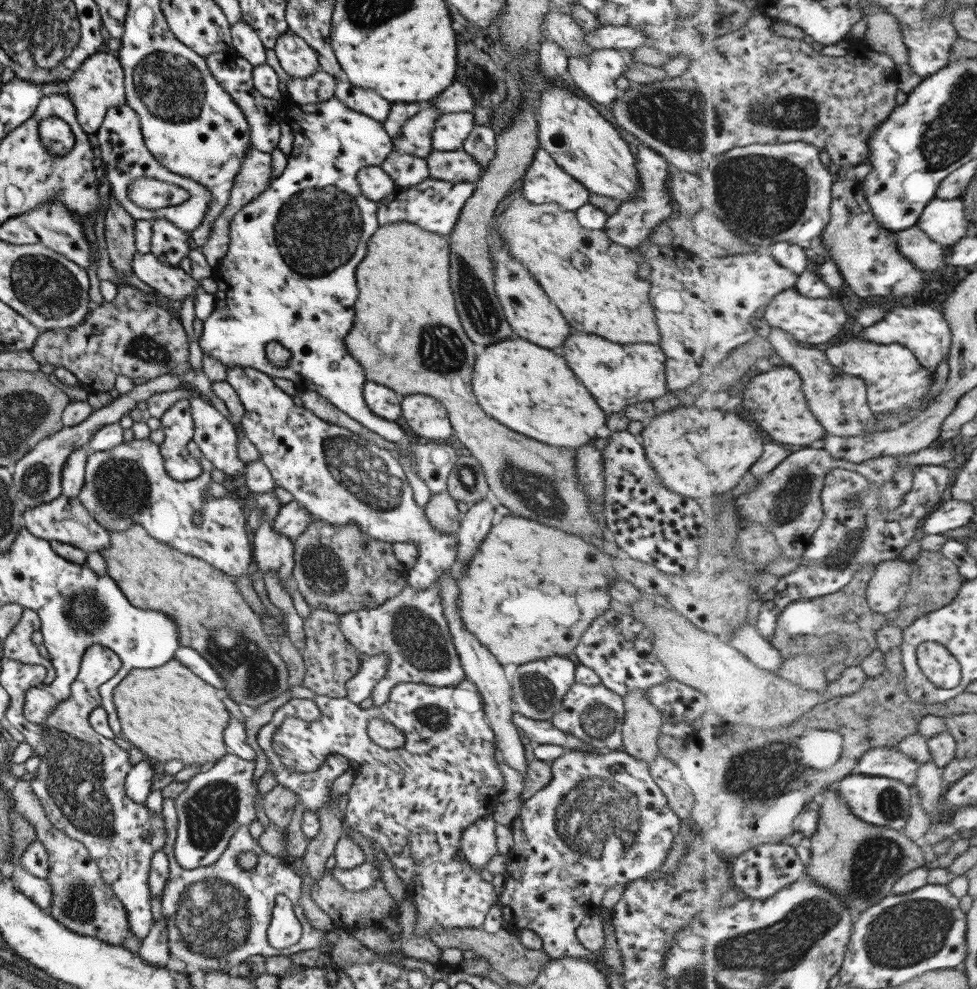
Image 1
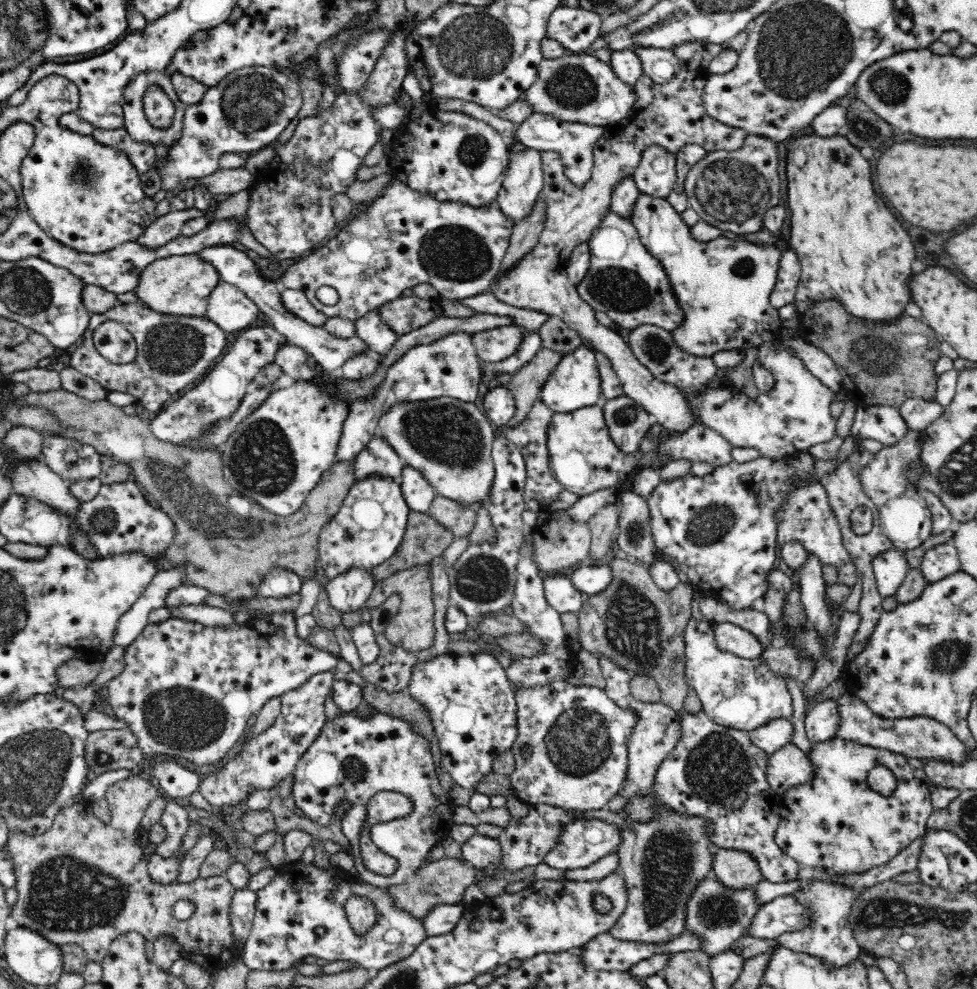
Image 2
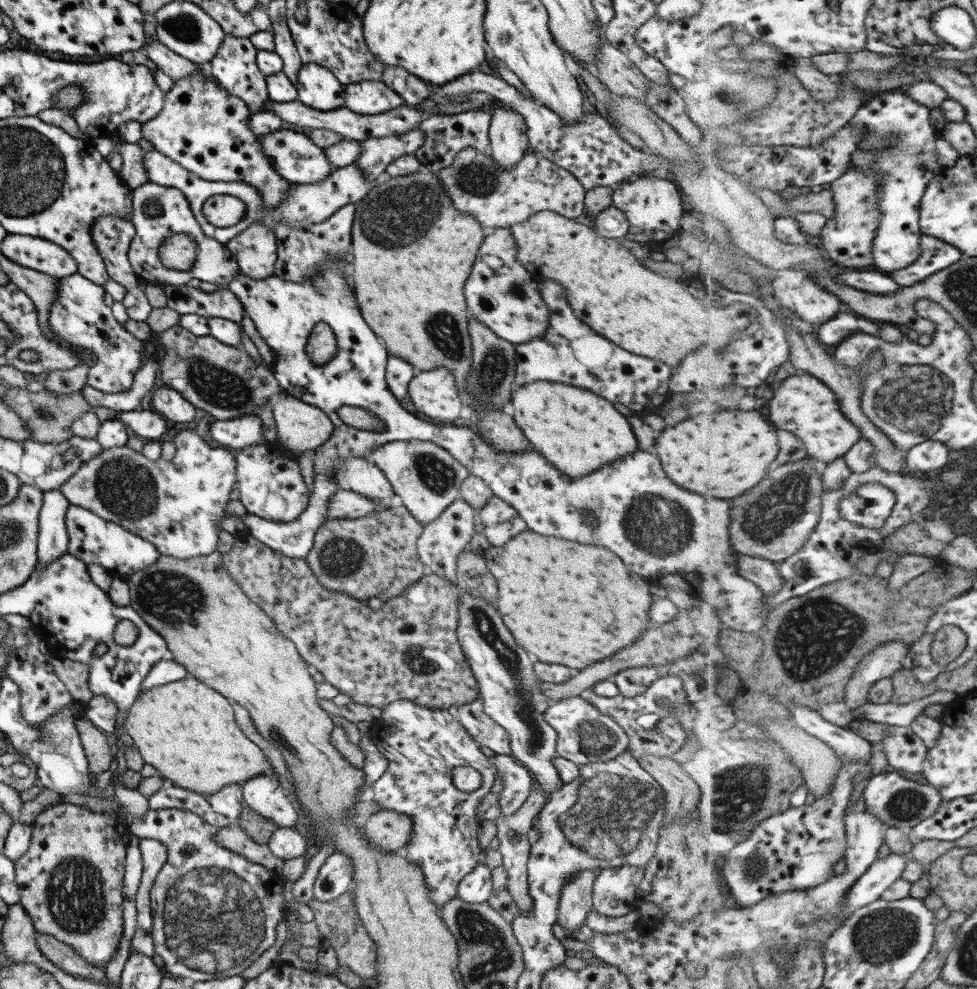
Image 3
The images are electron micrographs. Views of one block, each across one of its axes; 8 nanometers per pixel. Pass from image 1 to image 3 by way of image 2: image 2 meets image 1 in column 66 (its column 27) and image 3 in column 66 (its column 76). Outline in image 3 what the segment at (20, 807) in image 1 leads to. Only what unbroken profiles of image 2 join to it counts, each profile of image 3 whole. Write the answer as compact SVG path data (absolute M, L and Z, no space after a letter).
M59 802L43 809L32 822L27 850L14 861L14 881L18 886L18 904L31 919L35 932L49 934L70 946L81 958L103 966L118 949L123 934L122 878L126 838L120 815L91 812L86 808Z

